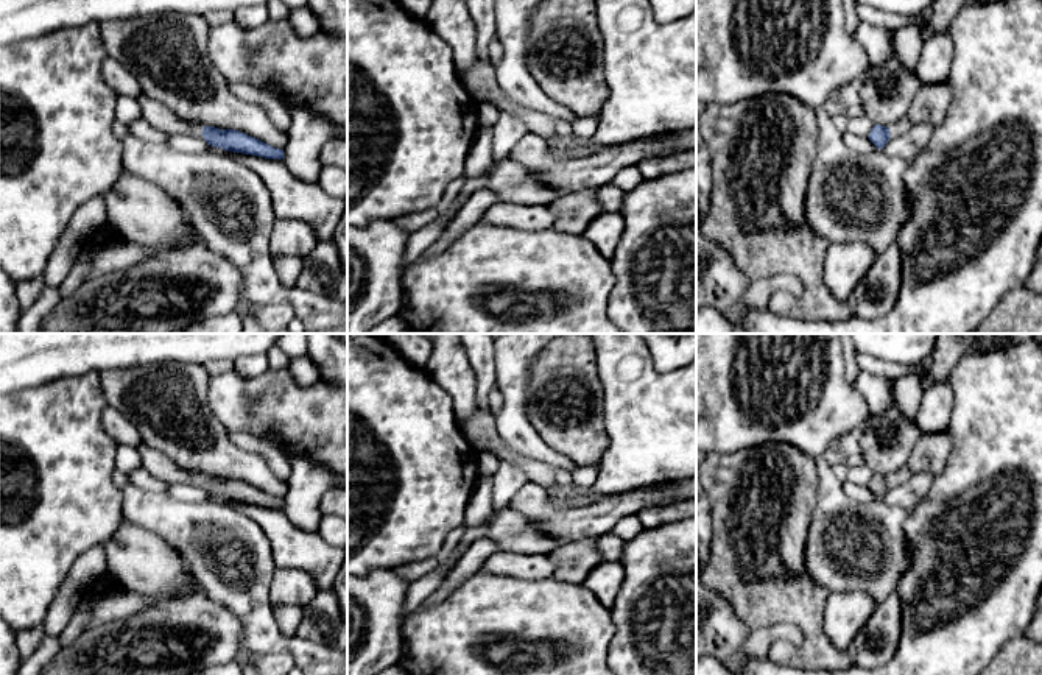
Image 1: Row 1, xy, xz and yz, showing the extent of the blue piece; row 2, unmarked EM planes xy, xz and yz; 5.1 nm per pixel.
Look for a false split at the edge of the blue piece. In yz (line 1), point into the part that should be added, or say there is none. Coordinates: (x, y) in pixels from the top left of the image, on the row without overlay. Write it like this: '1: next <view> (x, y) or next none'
1: next yz (899, 477)

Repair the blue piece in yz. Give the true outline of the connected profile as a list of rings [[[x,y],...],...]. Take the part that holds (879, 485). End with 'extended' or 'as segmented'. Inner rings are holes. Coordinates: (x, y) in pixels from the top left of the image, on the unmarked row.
[[[906,466],[891,474],[889,477],[874,474],[868,486],[878,499],[882,499],[888,493],[891,485],[902,485],[903,482],[908,480],[910,475],[911,471]]]; extended

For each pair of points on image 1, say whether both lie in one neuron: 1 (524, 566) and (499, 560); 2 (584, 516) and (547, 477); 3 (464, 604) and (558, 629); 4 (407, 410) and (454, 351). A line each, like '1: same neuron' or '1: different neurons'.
1: same neuron
2: different neurons
3: same neuron
4: different neurons

